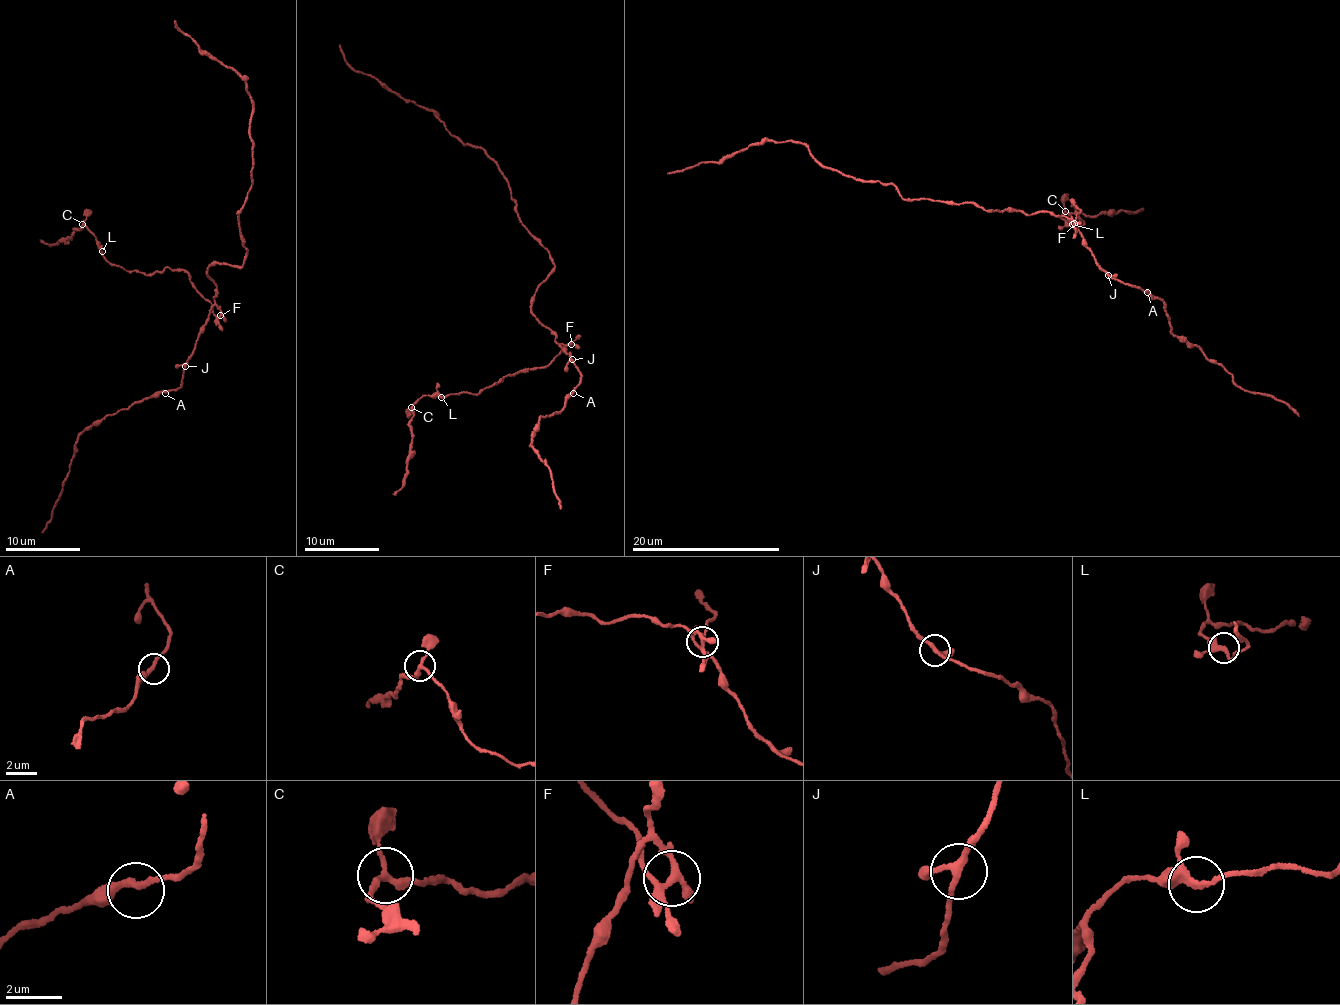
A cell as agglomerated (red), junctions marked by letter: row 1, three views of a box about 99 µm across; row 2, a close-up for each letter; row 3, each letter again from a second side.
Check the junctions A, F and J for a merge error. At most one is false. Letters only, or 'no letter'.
F

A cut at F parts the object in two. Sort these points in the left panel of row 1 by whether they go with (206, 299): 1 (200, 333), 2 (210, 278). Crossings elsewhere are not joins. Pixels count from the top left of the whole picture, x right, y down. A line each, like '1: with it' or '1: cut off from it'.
1: cut off from it
2: cut off from it

